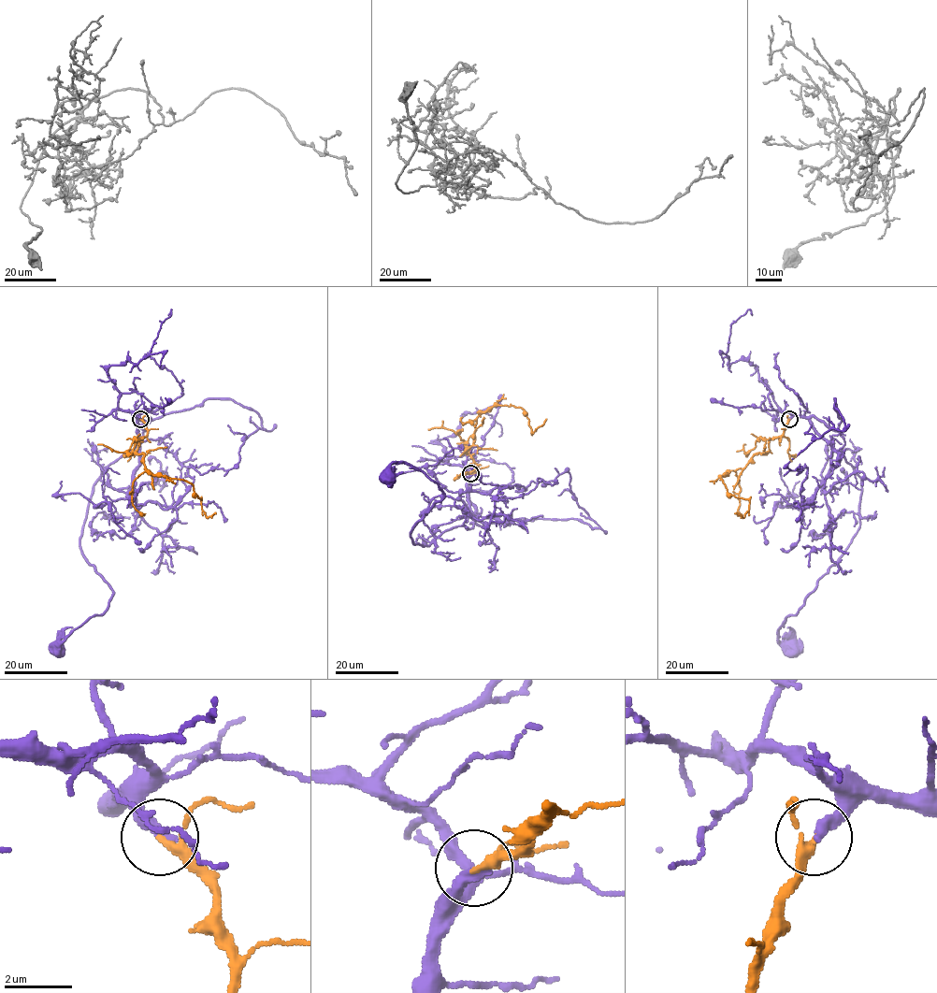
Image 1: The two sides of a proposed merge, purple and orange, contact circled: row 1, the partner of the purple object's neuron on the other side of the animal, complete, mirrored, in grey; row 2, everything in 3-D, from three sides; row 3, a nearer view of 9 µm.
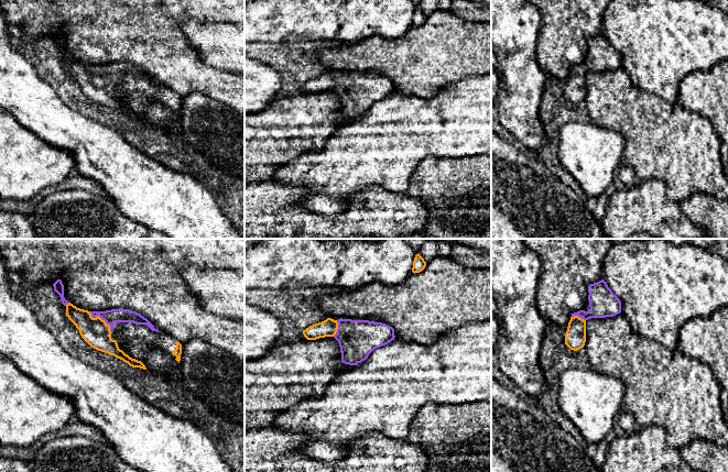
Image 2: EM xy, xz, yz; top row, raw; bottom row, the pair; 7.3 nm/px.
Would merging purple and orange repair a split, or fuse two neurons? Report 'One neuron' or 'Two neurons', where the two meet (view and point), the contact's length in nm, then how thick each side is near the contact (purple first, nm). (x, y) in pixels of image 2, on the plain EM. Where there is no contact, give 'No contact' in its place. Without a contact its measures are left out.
One neuron. Touches purple at xy (100, 70). Shared border 200 nm. Thickness 100 nm (purple) against 200 nm

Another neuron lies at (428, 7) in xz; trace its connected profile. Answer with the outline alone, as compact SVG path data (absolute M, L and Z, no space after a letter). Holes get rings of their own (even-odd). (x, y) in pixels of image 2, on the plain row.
M421 0L417 4L426 17L435 11L449 11L452 0Z

